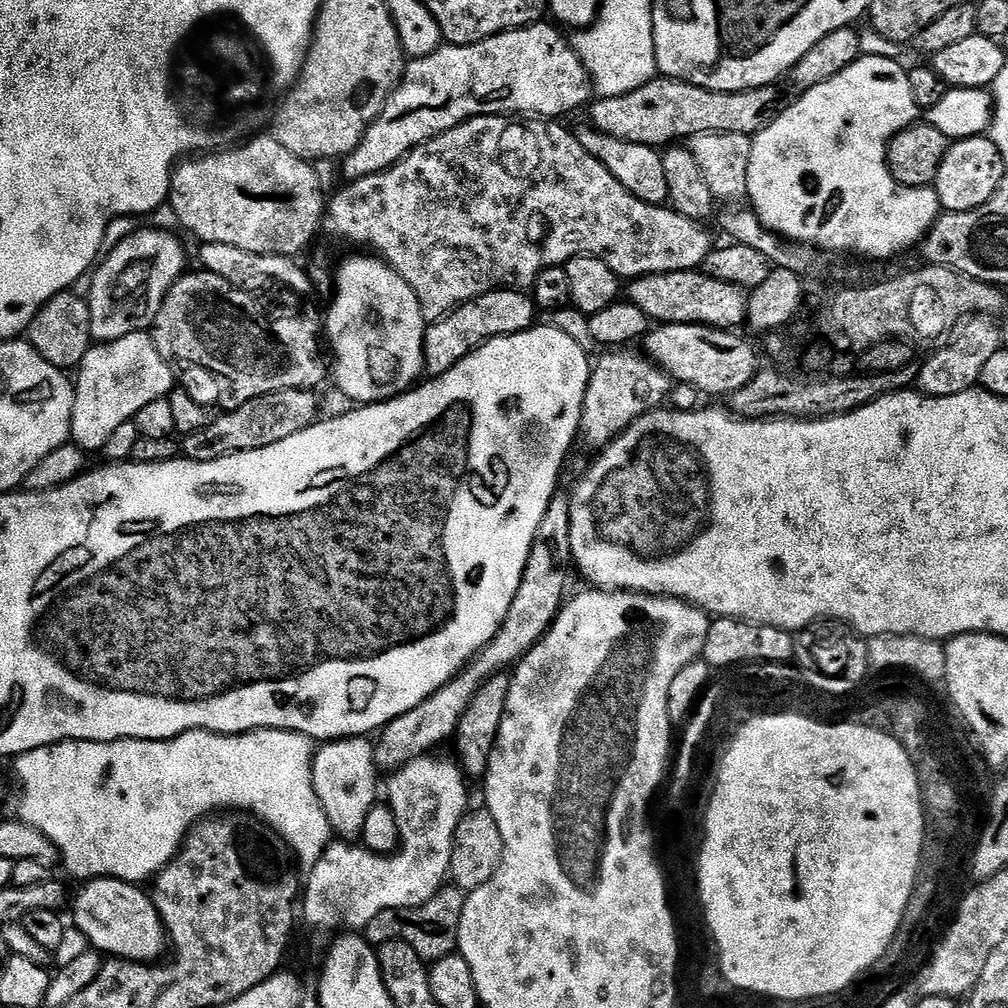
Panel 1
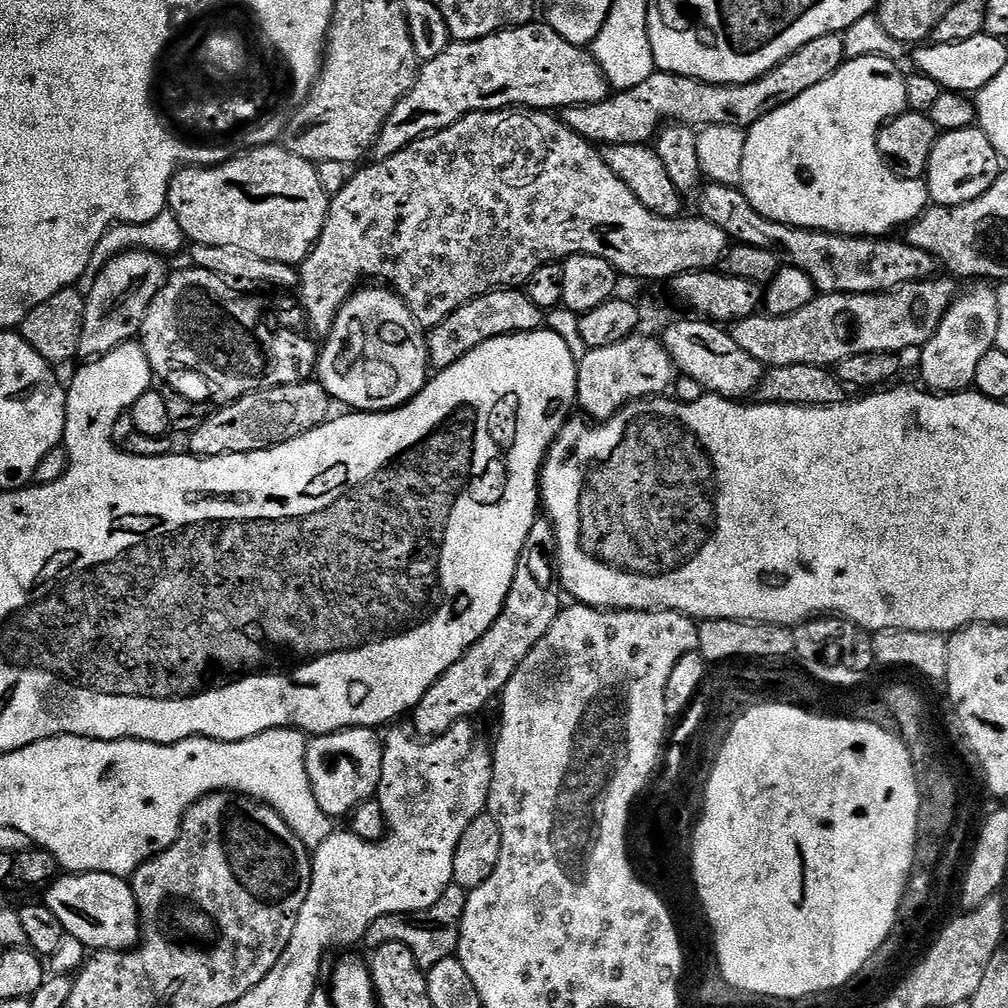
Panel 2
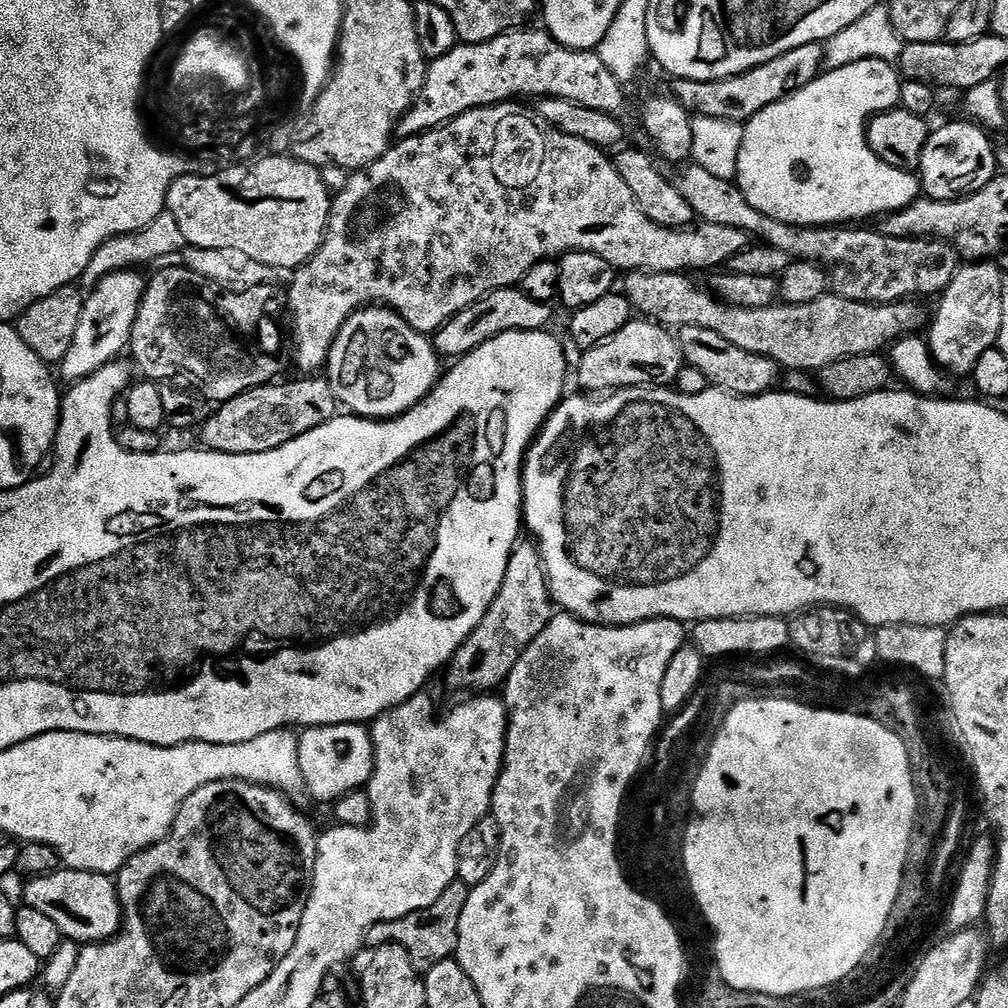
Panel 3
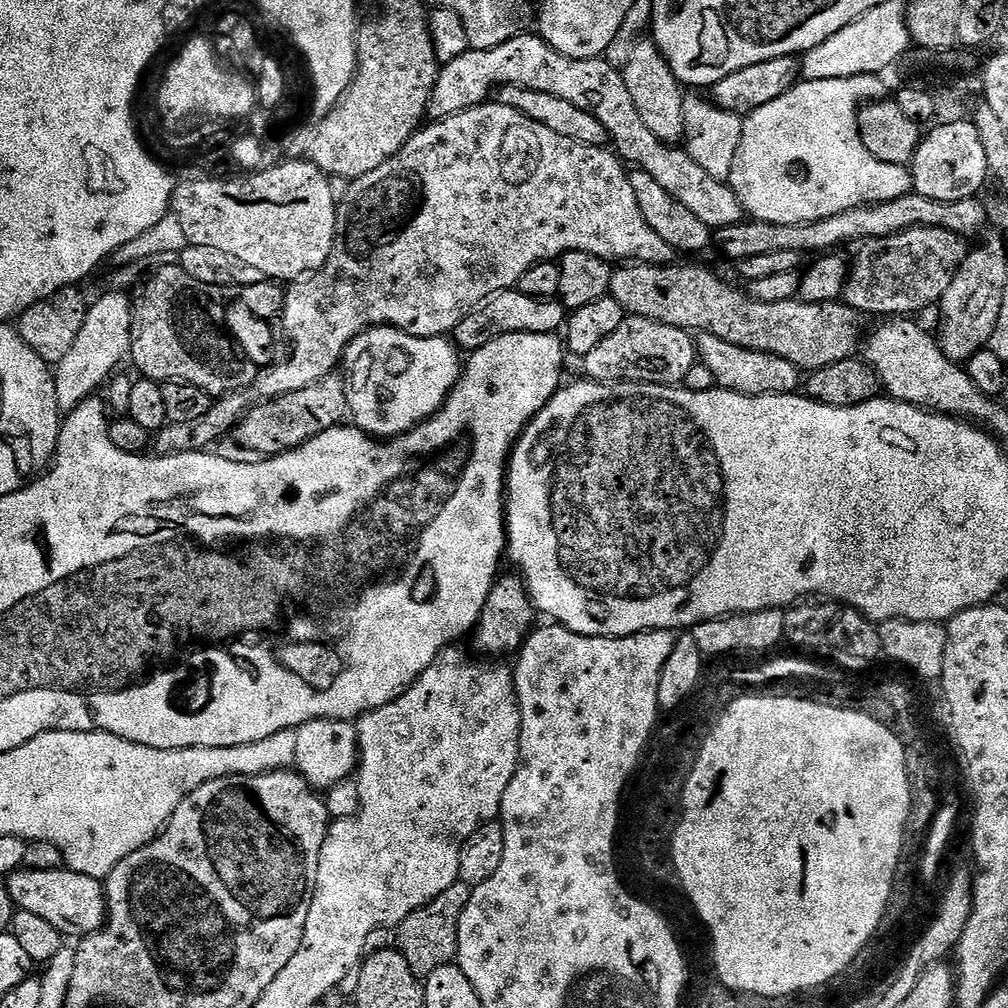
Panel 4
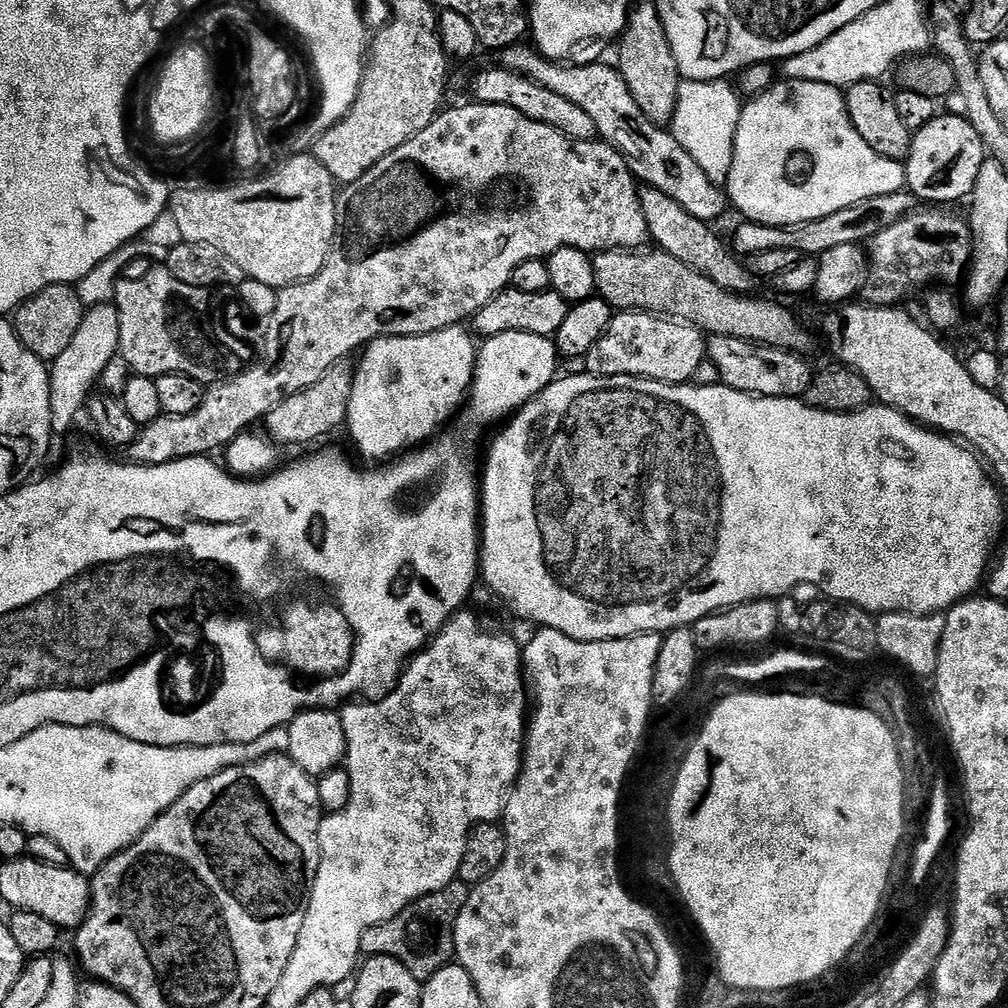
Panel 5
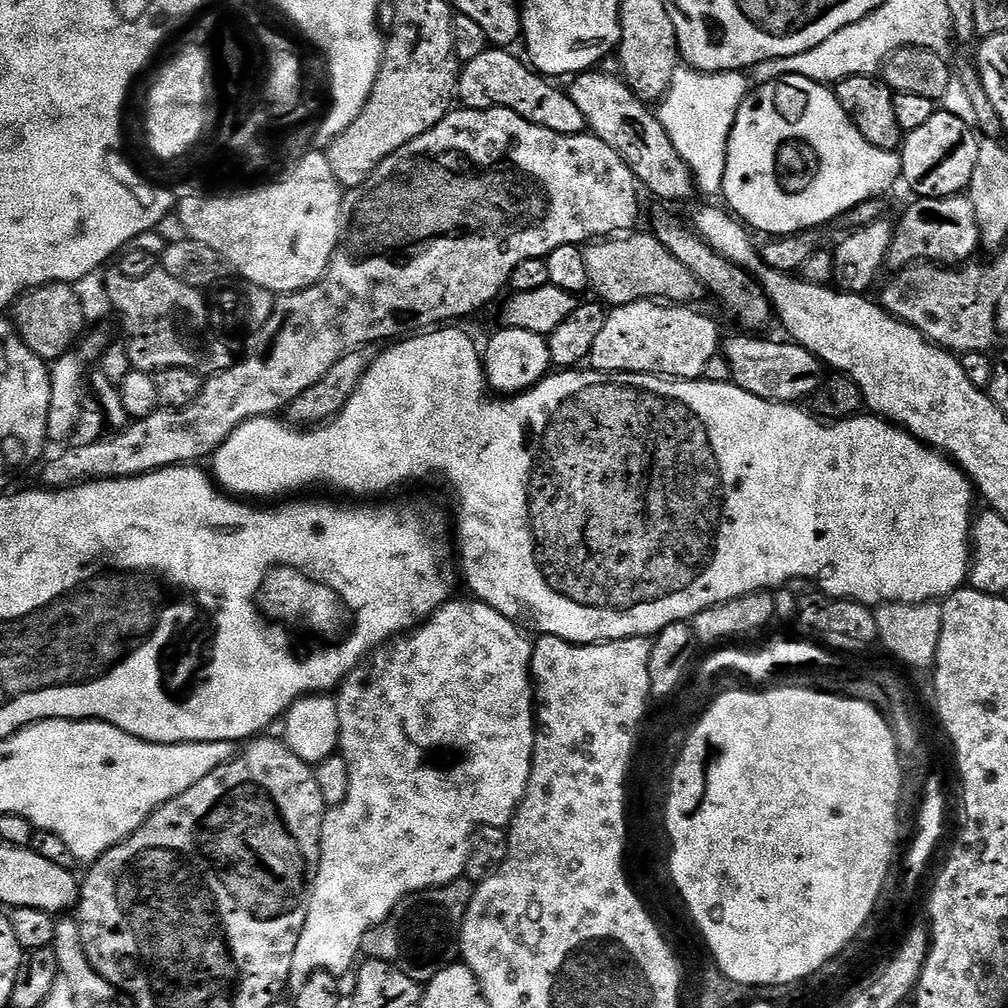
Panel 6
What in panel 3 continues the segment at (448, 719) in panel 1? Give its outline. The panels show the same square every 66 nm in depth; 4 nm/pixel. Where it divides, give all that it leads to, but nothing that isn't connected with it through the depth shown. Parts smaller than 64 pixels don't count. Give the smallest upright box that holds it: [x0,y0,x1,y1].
[447,542,554,694]

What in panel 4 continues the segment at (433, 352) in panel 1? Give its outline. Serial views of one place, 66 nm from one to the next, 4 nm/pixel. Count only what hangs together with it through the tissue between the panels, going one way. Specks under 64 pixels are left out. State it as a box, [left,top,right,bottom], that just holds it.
[454,290,566,354]

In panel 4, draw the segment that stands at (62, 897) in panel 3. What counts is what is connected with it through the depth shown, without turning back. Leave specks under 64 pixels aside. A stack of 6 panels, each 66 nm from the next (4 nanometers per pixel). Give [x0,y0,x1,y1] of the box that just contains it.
[7,868,108,938]

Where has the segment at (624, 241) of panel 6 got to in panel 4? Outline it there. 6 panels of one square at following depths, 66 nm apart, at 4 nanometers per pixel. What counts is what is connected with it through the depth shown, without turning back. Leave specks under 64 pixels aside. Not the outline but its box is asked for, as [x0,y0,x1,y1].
[610,263,862,374]

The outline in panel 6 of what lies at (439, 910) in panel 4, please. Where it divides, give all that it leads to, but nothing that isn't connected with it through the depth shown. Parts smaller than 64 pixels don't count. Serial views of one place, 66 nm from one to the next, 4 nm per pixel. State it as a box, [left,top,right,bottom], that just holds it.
[361,879,474,982]

